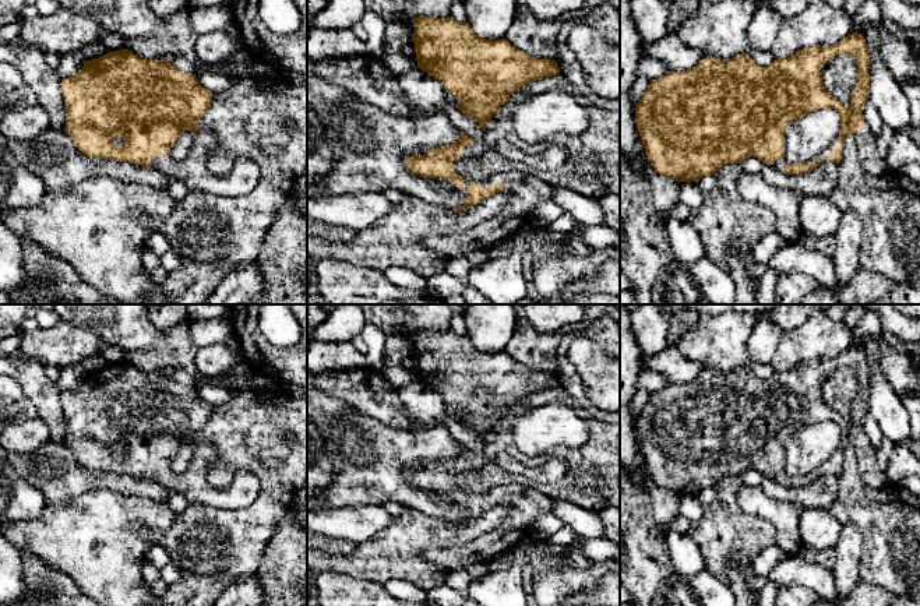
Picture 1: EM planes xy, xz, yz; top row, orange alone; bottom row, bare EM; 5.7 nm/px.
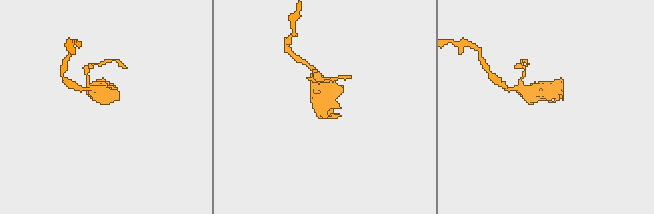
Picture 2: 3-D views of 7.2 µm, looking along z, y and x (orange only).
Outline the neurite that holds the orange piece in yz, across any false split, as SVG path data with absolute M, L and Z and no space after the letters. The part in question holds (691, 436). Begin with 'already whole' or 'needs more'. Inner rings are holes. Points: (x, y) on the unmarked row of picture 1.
needs more | M857 345L832 359L804 360L787 371L775 373L768 380L758 378L747 366L727 374L706 369L692 383L670 384L651 392L635 417L637 441L655 485L678 496L698 496L704 489L715 487L723 478L741 476L750 469L783 486L801 487L824 475L838 476L843 468L847 445L856 448L864 485L880 489L888 479L878 465L877 450L867 440L863 427L863 419L870 408L868 380L867 356ZM838 367L852 367L857 376L857 391L849 419L832 409L822 397L822 378ZM828 420L840 427L839 450L808 475L787 475L785 472L786 441L801 429Z

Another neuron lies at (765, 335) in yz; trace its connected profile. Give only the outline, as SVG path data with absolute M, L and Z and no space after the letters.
M766 311L755 314L754 327L747 343L751 360L771 364L783 332L776 323L766 317Z

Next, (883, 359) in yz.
M882 335L864 337L854 345L864 349L870 370L884 376L899 398L914 395L920 388L920 369L914 369L912 357L895 350Z

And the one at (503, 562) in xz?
M507 550L497 557L491 559L489 564L490 571L504 571L512 567L514 556L511 550Z

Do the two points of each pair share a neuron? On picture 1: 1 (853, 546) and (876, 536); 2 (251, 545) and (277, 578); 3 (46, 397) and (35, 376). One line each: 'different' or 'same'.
1: different
2: different
3: same

